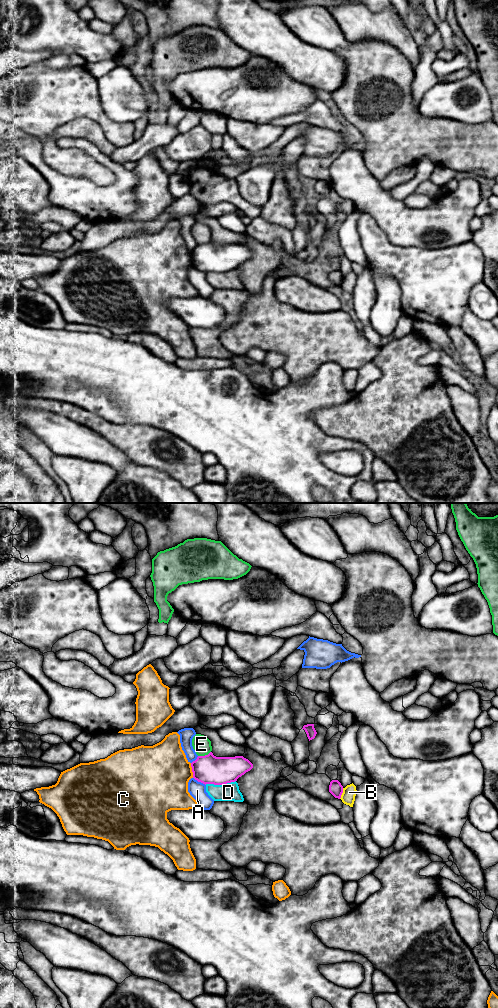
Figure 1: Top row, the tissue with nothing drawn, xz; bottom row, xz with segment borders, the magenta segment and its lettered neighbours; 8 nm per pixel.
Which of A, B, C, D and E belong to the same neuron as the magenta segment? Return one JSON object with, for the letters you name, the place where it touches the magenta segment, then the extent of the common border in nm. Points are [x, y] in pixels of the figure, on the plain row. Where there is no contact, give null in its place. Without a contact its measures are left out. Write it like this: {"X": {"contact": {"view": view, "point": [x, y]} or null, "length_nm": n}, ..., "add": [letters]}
{"add": []}

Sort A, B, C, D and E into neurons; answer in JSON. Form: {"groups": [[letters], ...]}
{"groups": [["A"], ["B"], ["C"], ["D"], ["E"]]}

